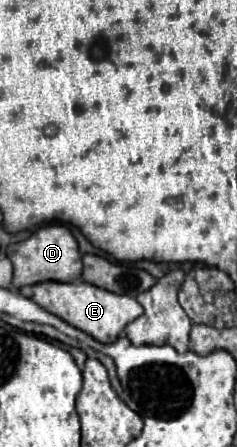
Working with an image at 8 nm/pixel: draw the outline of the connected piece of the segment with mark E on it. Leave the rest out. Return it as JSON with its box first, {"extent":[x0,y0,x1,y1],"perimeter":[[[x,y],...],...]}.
{"extent":[32,282,144,344],"perimeter":[[[46,282],[46,284],[36,284],[32,286],[34,294],[32,300],[44,308],[46,312],[62,318],[64,322],[68,322],[70,326],[90,334],[94,340],[102,342],[102,344],[110,344],[114,342],[126,324],[130,324],[132,320],[136,320],[144,308],[140,306],[140,302],[132,296],[120,296],[108,290],[100,290],[88,282],[70,282],[70,284],[60,284],[60,282]]]}

